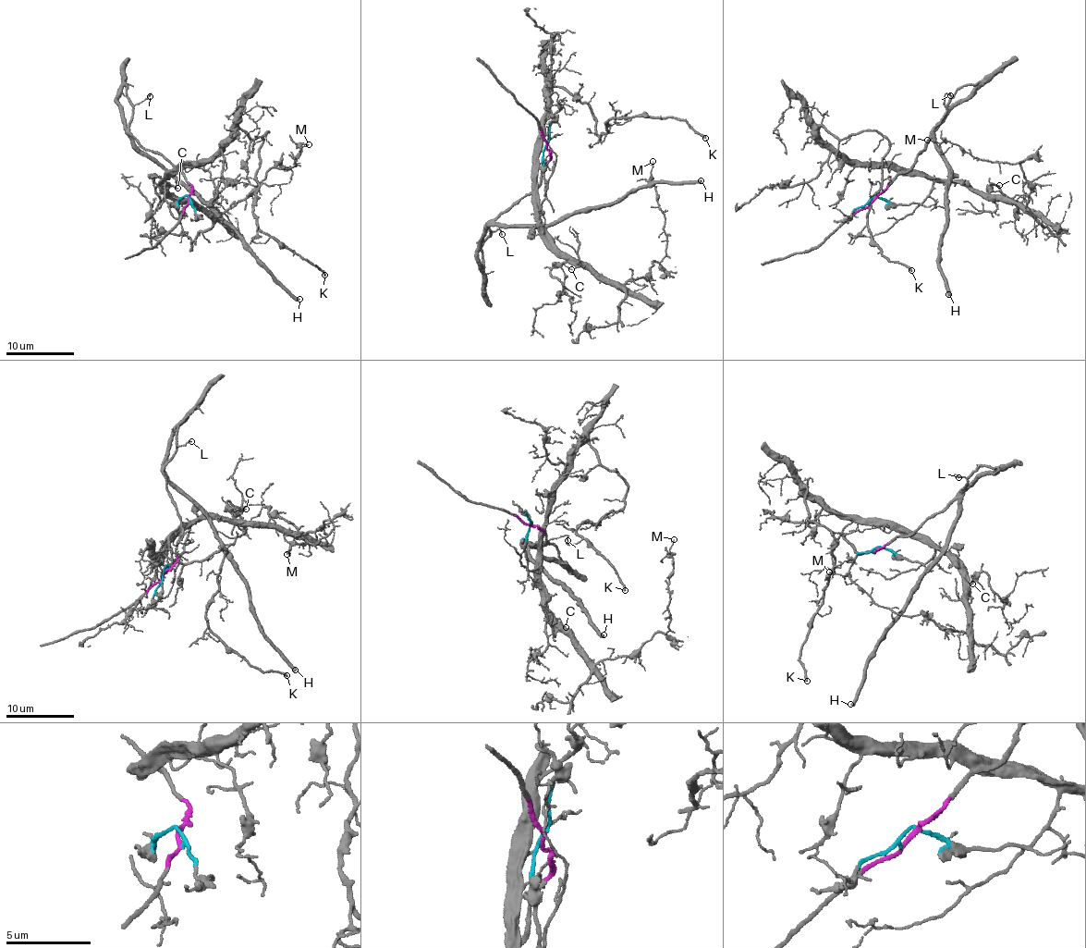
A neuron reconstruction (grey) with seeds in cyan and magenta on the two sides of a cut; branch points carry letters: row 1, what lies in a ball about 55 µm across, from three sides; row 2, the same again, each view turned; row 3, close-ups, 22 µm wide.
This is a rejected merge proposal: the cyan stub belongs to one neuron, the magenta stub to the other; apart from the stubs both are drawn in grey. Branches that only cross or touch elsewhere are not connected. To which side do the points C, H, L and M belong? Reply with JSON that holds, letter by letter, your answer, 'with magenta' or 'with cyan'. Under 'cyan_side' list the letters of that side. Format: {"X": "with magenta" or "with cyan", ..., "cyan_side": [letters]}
{"C": "with cyan", "H": "with magenta", "L": "with magenta", "M": "with cyan", "cyan_side": ["C", "M"]}

